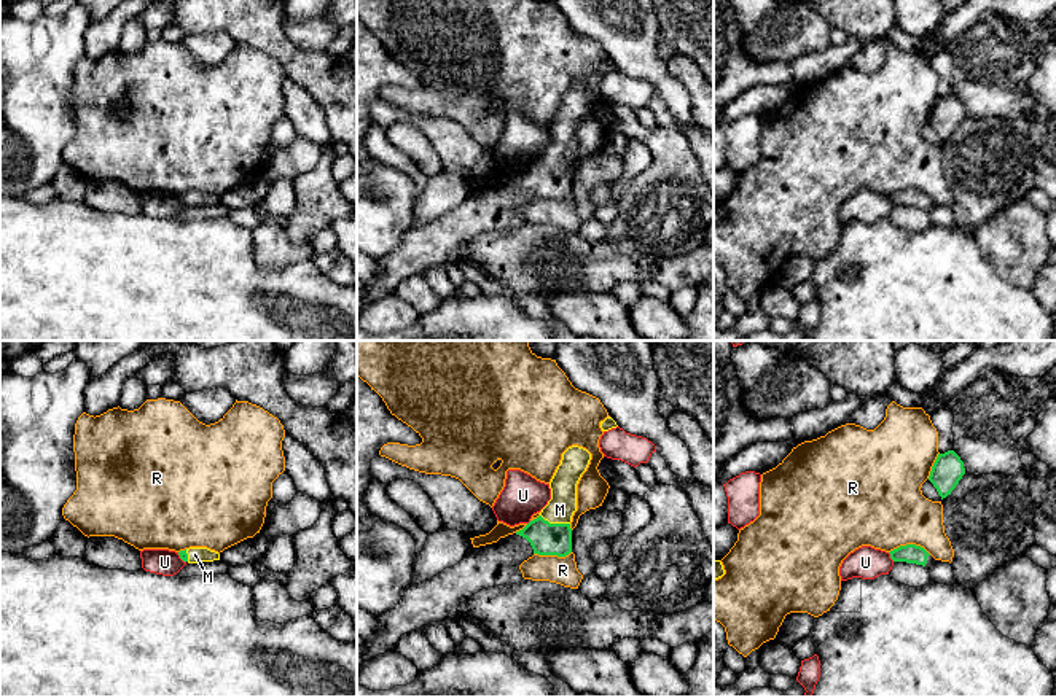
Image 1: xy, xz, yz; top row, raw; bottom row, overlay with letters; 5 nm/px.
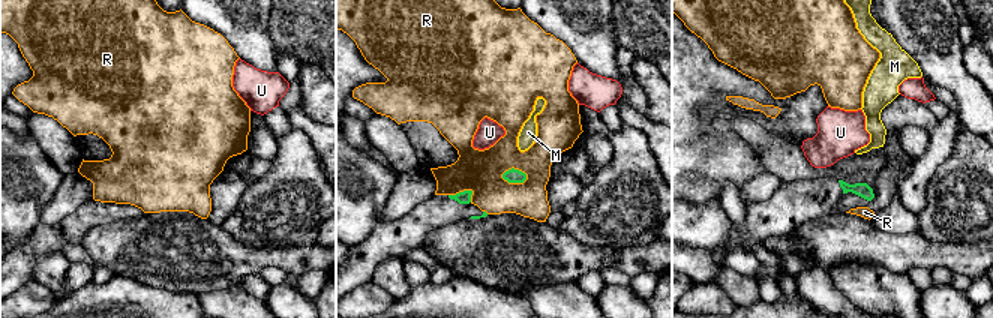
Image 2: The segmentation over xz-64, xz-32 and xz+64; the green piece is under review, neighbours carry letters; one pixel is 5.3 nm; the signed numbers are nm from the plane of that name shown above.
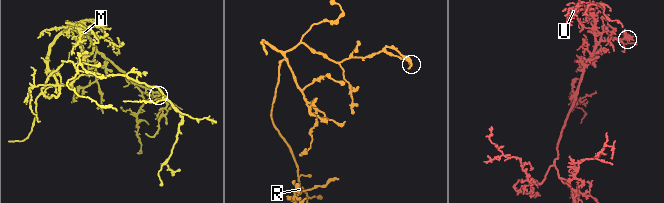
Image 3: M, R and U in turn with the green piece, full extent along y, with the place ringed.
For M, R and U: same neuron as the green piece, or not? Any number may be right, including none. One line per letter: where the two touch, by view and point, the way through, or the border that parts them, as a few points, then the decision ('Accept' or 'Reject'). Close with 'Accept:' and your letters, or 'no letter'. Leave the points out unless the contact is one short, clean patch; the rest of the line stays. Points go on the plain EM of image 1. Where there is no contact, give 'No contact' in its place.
M: Touches green at xz (555, 167). Path across: xz (545, 182), (555, 167), (559, 153). Accept
R: Touches green at yz (910, 188). Reject
U: Touches green at yz (891, 201). Boundary: yz (887, 196), (894, 204). Reject
Accept: M

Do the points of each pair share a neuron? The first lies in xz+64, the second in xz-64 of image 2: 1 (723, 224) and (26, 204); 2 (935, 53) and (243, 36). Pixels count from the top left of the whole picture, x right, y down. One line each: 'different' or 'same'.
1: same
2: same

